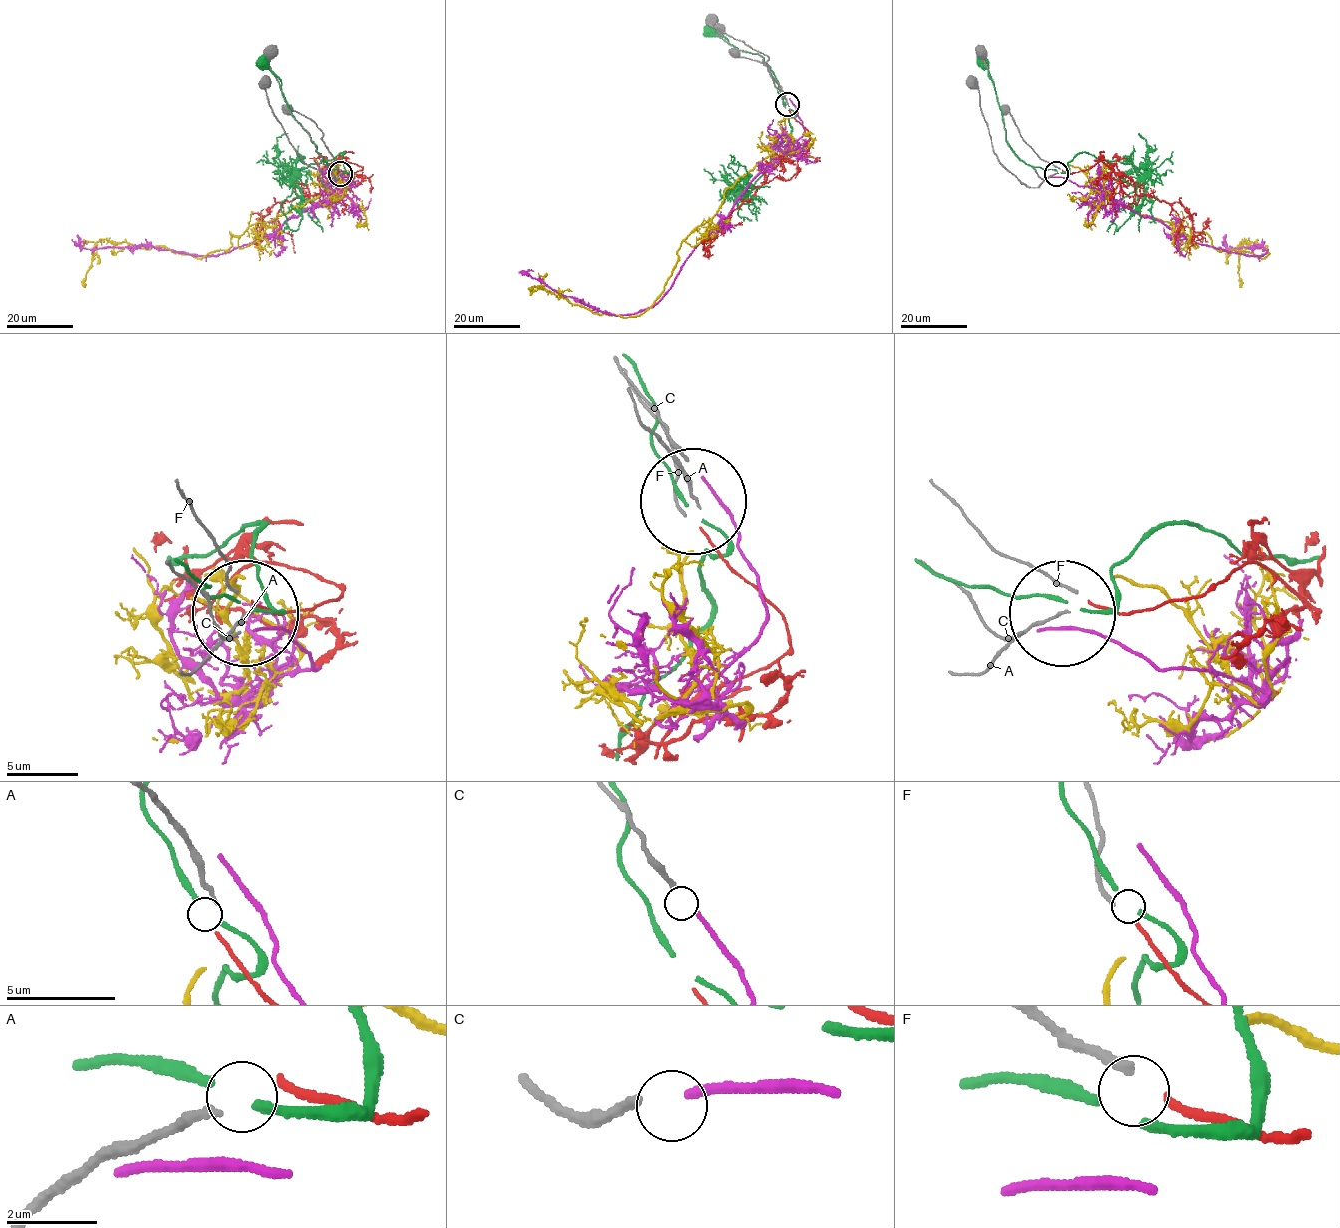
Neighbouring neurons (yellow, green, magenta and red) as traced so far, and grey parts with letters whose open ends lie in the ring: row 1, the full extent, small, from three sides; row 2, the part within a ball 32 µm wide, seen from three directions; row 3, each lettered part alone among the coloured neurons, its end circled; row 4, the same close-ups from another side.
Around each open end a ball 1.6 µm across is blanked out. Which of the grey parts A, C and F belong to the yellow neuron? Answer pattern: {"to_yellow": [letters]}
{"to_yellow": []}

